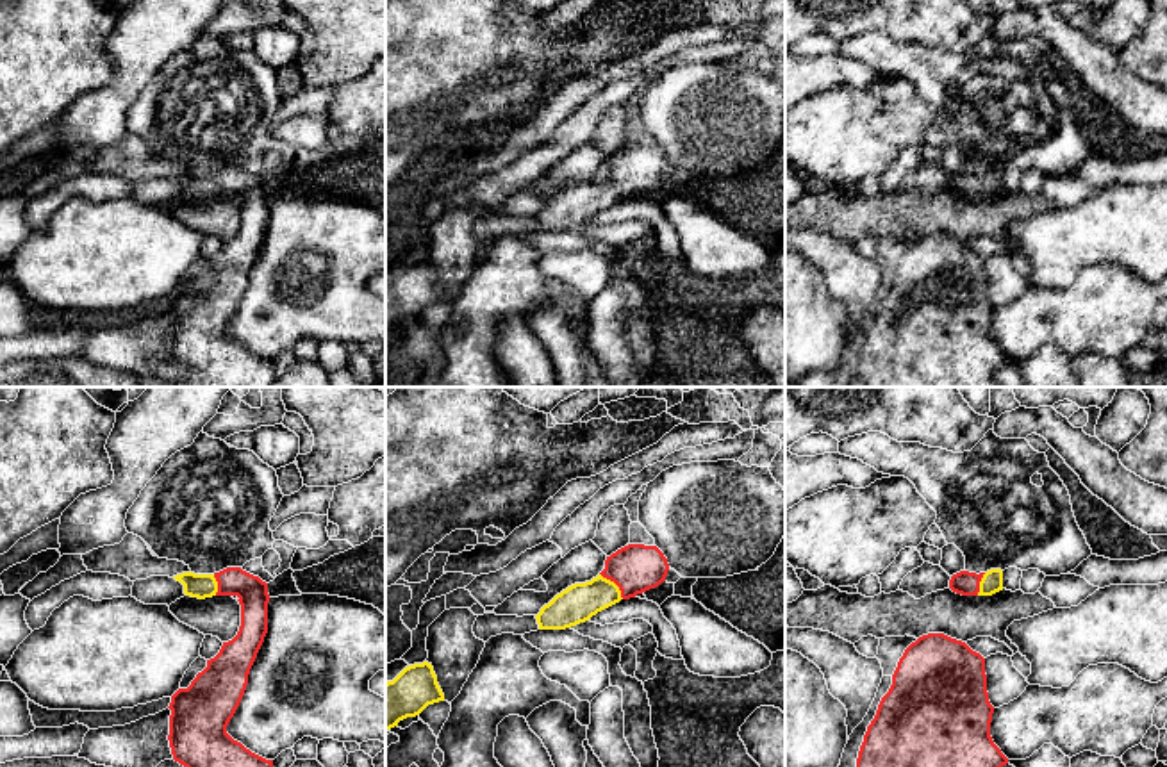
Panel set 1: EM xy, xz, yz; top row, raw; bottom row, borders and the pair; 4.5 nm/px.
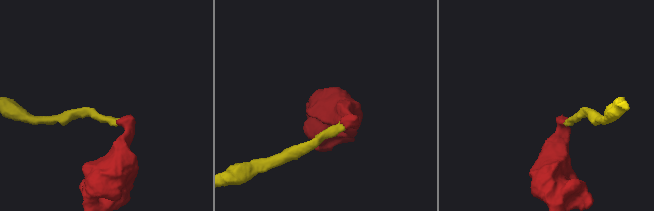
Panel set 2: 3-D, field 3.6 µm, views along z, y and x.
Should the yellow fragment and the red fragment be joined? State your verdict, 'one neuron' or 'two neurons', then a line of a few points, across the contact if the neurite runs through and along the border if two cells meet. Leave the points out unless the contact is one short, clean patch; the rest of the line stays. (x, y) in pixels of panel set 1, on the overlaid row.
one neuron; line xz (580, 602), (614, 584), (636, 568)

